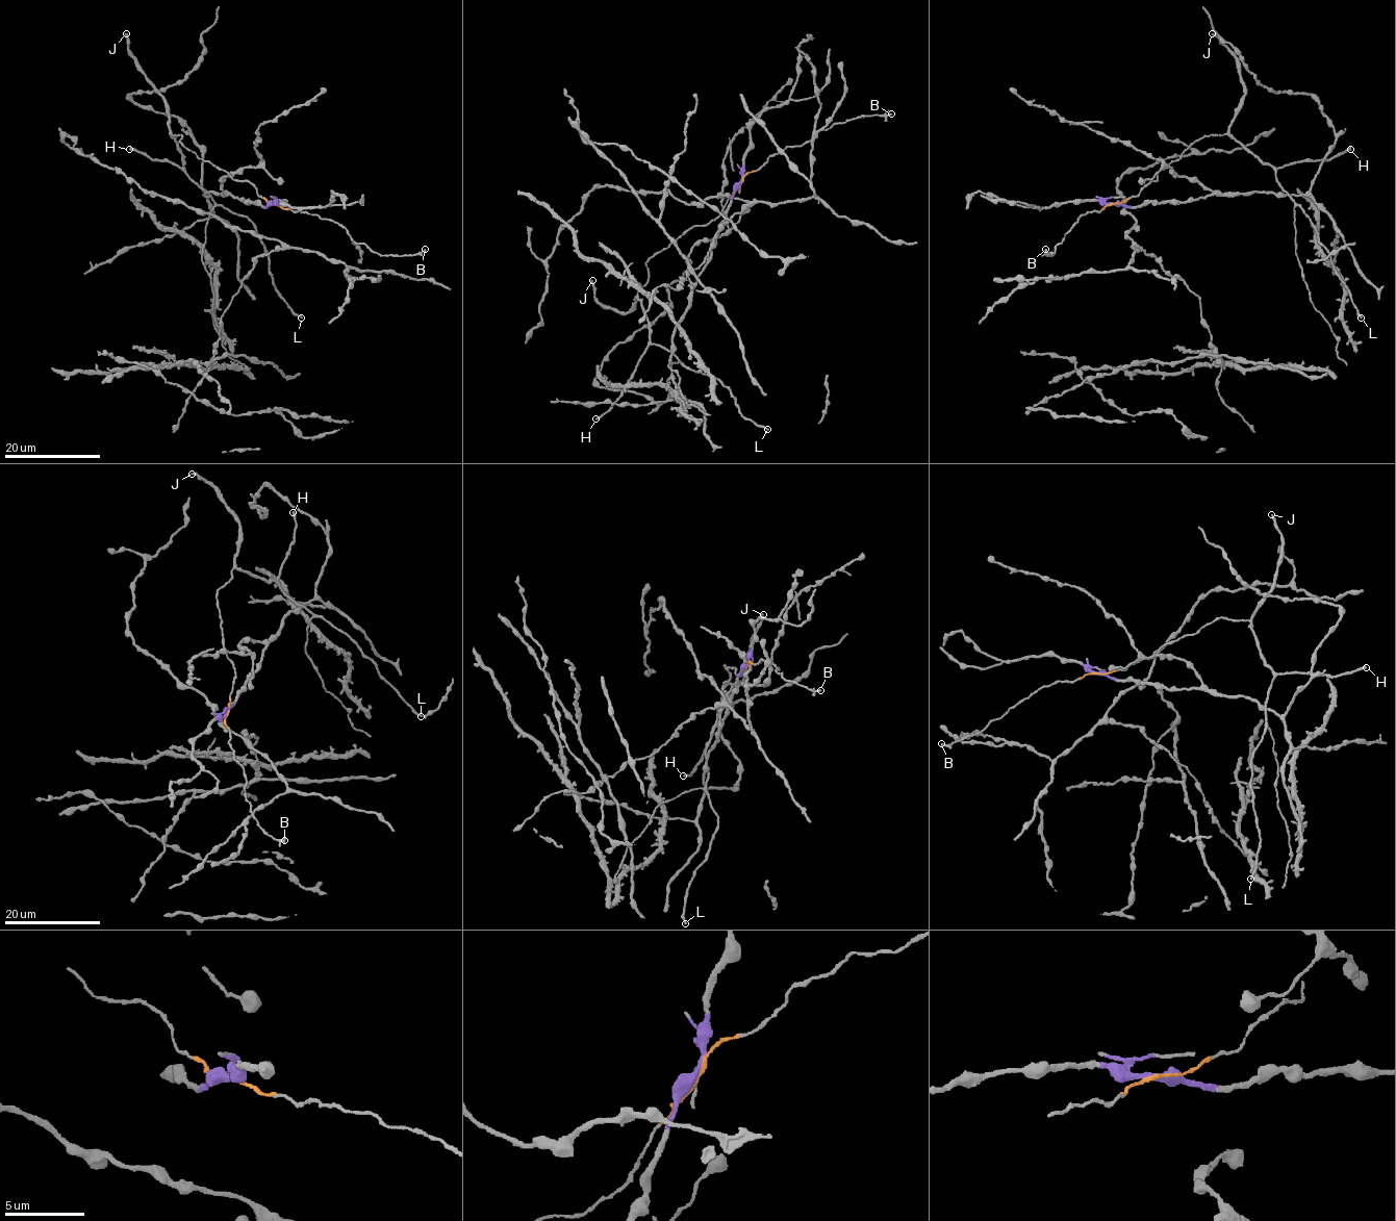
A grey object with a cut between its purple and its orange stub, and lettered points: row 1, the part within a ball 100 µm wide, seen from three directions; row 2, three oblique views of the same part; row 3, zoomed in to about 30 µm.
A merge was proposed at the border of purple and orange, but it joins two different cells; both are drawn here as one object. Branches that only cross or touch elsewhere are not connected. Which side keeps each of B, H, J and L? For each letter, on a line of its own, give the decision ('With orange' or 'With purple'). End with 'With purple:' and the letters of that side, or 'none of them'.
B: With orange
H: With orange
J: With orange
L: With orange
With purple: none of them

